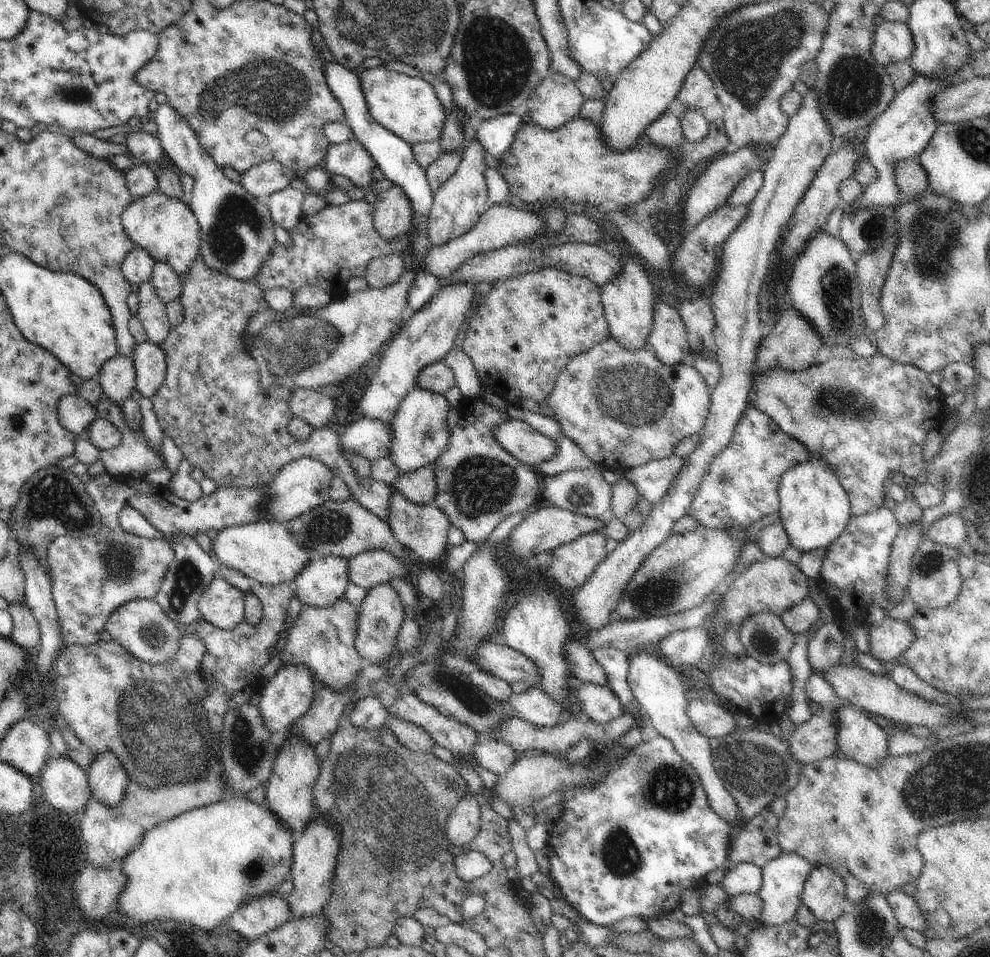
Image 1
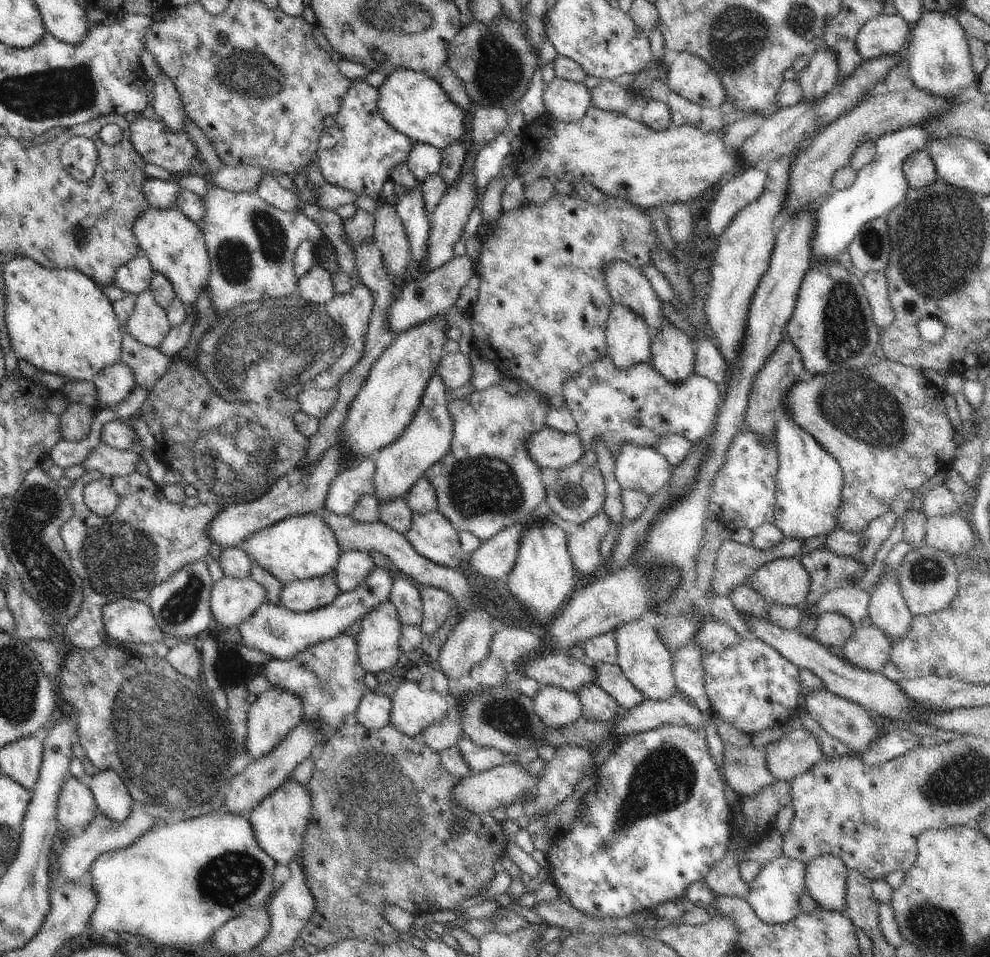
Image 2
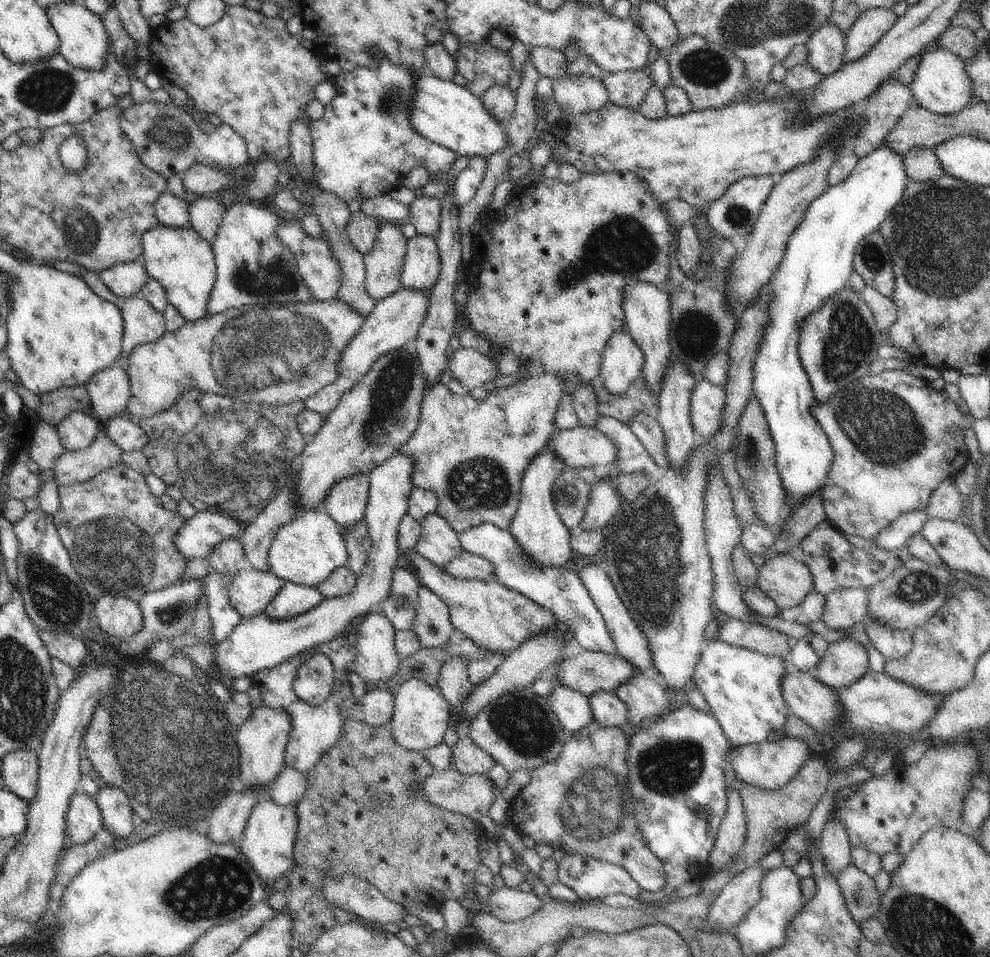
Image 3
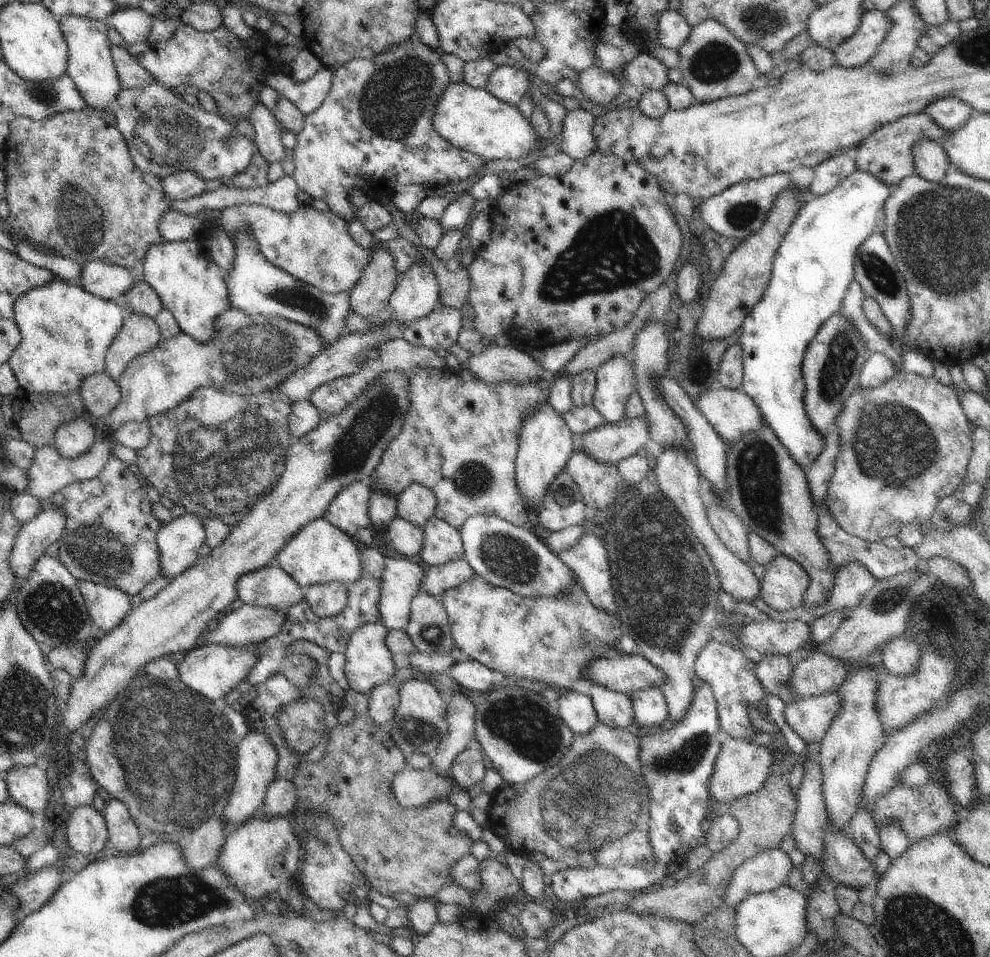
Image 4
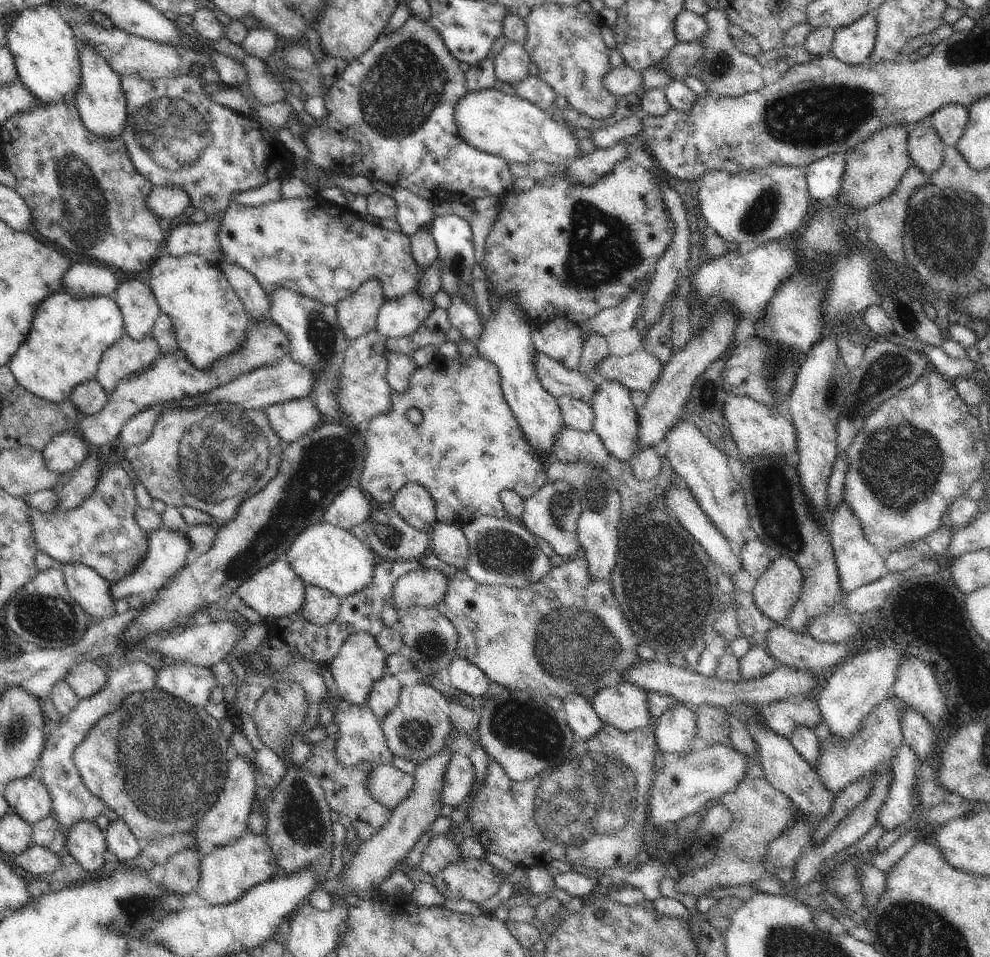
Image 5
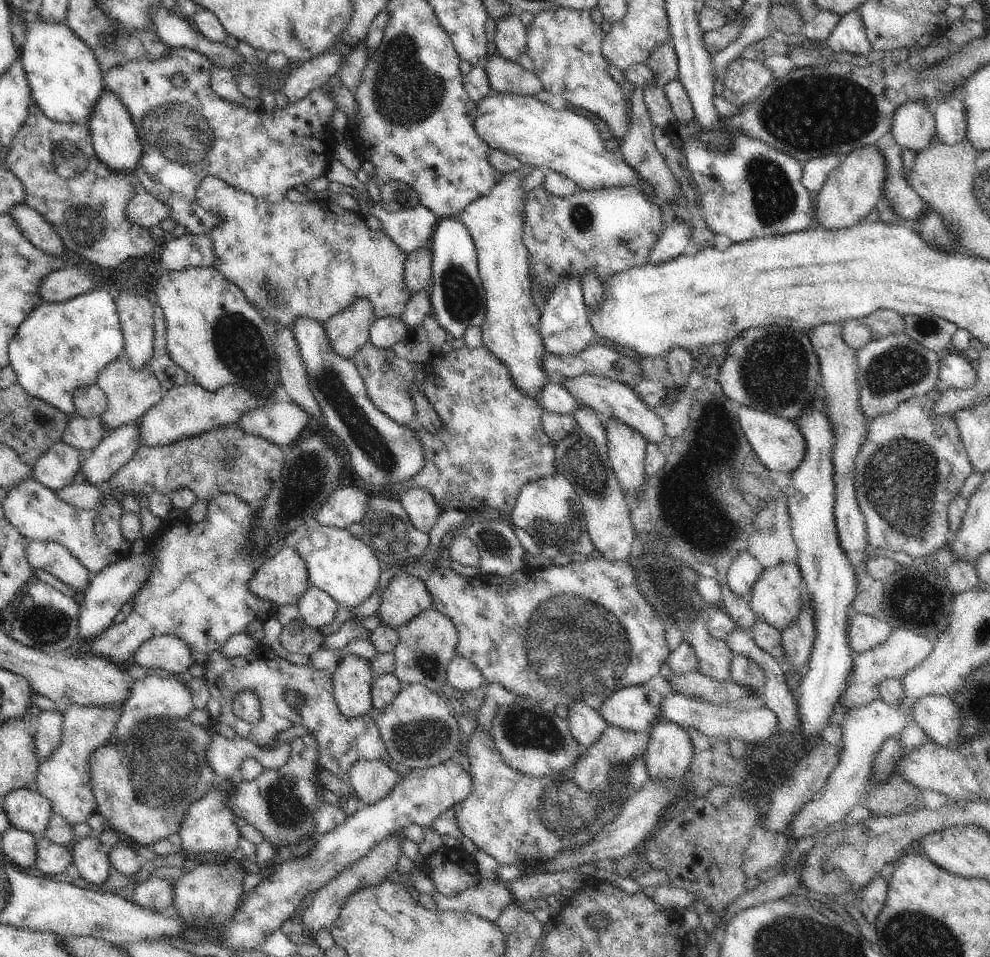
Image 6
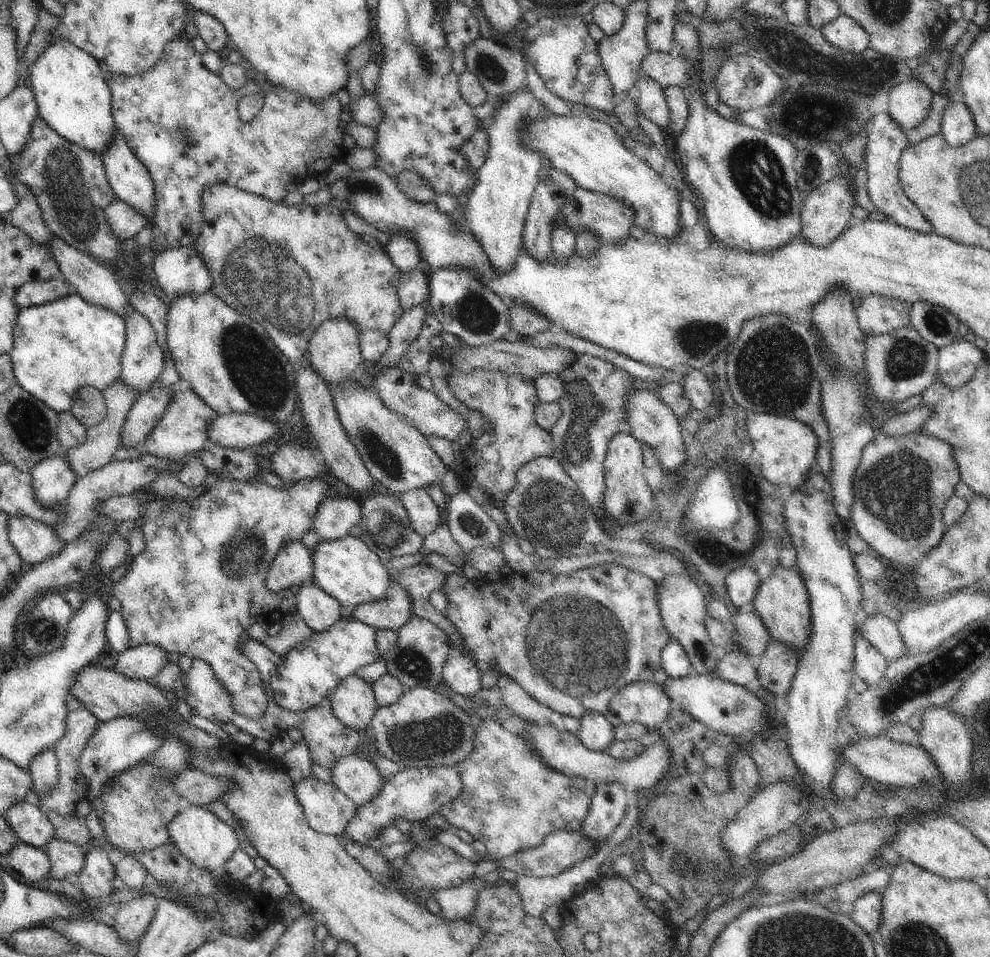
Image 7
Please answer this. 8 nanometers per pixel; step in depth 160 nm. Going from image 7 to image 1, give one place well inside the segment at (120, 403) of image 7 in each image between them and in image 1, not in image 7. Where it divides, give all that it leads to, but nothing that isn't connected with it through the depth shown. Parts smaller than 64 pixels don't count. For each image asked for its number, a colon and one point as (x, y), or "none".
1: (152, 312)
2: (148, 323)
3: (143, 324)
4: (140, 333)
5: (126, 357)
6: (130, 392)

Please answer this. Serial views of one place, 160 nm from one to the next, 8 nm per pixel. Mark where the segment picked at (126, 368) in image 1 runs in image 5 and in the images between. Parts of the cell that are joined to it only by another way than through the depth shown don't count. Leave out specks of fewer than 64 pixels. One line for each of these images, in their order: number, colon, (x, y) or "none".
2: (114, 383)
3: (110, 389)
4: (100, 393)
5: (89, 397)

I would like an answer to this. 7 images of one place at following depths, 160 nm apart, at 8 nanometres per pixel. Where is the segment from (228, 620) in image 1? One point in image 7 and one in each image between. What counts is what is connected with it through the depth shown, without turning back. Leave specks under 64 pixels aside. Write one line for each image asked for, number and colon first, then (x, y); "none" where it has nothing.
2: (232, 601)
3: (250, 591)
4: (268, 587)
5: (276, 591)
6: (283, 579)
7: (293, 566)

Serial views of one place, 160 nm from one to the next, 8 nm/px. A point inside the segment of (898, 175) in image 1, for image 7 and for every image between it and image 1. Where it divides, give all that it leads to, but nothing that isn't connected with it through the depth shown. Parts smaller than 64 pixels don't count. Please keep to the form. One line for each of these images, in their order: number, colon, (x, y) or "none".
2: (919, 169)
3: (921, 164)
4: (929, 159)
5: (926, 148)
6: (913, 127)
7: (910, 102)

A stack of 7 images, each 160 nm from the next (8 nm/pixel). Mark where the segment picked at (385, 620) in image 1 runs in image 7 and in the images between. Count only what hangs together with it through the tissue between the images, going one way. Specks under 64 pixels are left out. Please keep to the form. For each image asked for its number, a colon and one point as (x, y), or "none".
2: (378, 648)
3: (376, 661)
4: (369, 663)
5: (360, 663)
6: (353, 678)
7: (353, 702)

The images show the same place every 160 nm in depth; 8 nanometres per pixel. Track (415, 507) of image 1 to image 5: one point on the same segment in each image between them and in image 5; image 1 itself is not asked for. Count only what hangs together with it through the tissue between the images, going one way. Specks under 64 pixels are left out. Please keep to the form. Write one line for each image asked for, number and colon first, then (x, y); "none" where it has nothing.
2: (432, 535)
3: (438, 542)
4: (442, 543)
5: (448, 542)

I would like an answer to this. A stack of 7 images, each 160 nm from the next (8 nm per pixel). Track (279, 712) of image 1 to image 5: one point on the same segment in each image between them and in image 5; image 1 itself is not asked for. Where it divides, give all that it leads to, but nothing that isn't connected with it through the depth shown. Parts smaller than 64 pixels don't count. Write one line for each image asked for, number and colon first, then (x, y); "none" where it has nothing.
2: (276, 711)
3: (262, 739)
4: (257, 757)
5: (227, 820)

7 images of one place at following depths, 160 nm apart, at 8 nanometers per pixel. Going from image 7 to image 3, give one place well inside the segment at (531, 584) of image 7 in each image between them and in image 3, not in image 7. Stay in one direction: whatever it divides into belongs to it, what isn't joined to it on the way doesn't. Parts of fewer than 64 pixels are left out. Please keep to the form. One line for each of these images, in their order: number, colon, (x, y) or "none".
3: (498, 619)
4: (551, 640)
5: (565, 634)
6: (583, 631)

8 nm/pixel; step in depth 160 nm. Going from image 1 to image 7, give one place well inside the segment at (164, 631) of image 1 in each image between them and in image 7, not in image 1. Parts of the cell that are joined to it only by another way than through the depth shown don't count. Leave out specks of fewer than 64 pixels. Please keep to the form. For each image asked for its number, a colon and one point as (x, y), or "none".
2: (128, 621)
3: (120, 617)
4: (107, 606)
5: (93, 592)
6: (54, 558)
7: (35, 542)

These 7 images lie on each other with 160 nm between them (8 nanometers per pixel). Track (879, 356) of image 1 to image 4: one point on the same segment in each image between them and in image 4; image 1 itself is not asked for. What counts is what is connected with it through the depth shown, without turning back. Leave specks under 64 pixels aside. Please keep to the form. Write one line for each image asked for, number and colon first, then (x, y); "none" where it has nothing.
2: (886, 424)
3: (895, 438)
4: (903, 445)

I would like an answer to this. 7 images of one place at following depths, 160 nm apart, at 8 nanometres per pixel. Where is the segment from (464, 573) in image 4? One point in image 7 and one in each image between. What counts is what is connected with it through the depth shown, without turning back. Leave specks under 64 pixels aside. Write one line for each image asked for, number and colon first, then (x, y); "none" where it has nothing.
5: (423, 587)
6: (406, 596)
7: (393, 612)

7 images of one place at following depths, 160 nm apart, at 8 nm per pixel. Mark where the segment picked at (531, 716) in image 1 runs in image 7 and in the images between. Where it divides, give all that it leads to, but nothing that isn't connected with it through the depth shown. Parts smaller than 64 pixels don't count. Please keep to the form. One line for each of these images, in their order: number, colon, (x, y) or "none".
2: (557, 707)
3: (572, 709)
4: (576, 709)
5: (585, 723)
6: (586, 724)
7: (597, 733)

